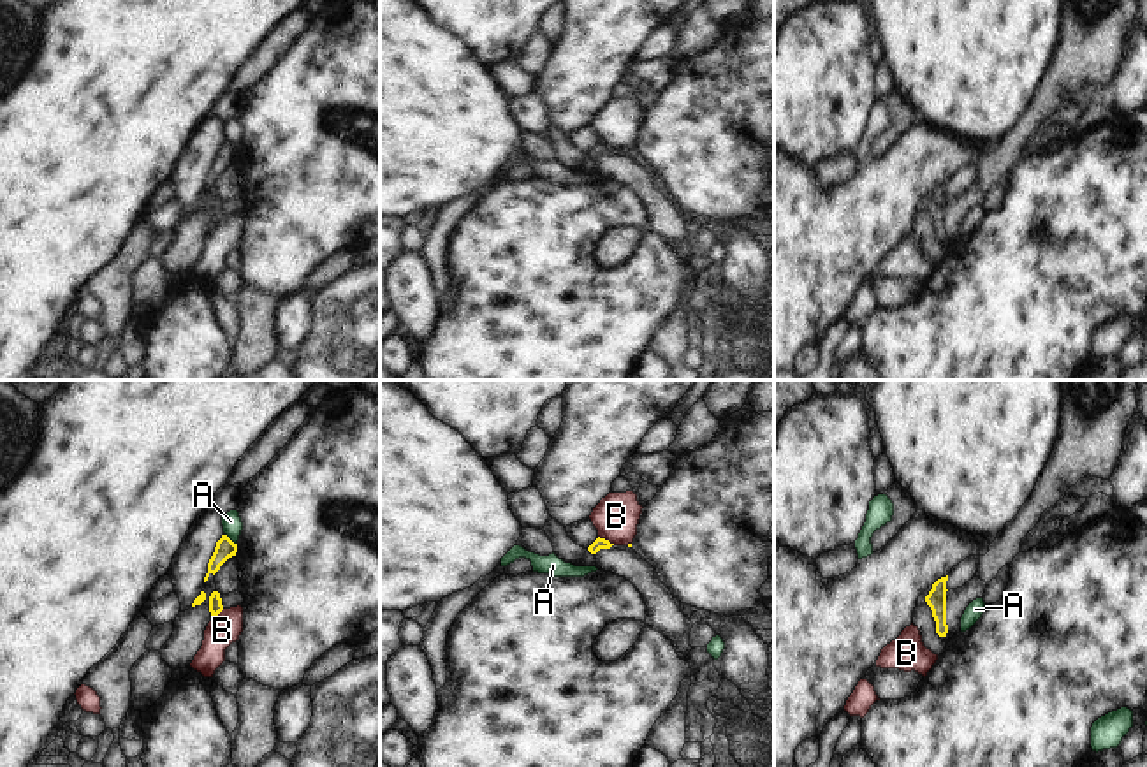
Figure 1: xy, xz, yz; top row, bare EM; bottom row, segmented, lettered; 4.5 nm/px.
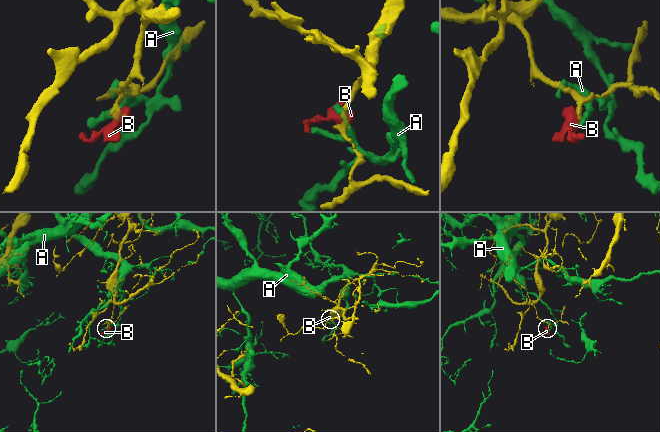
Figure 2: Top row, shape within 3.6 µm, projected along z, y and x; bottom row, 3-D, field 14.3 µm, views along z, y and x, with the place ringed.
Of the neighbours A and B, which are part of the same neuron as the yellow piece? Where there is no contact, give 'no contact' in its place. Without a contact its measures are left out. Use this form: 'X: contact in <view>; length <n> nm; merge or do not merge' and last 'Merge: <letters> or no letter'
A: contact in xy; length 80 nm; do not merge
B: contact in xz; length 90 nm; do not merge
Merge: no letter

